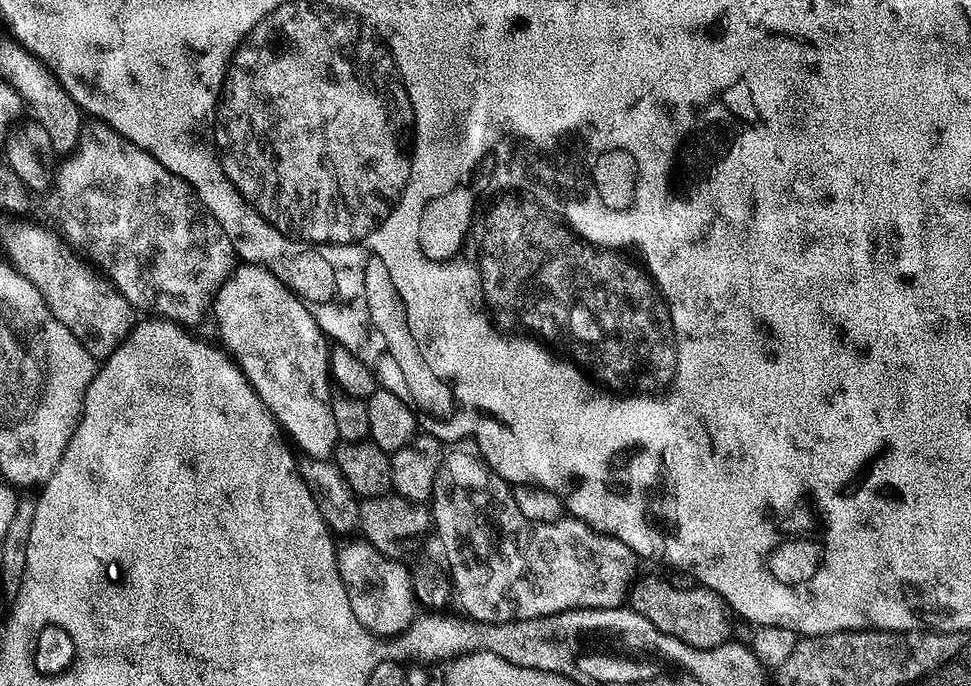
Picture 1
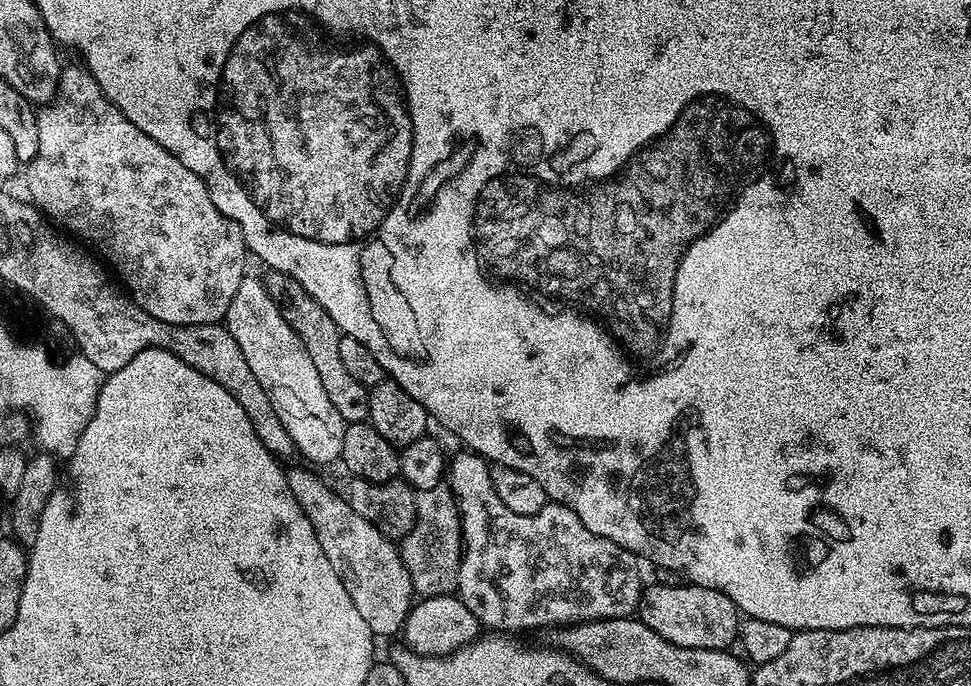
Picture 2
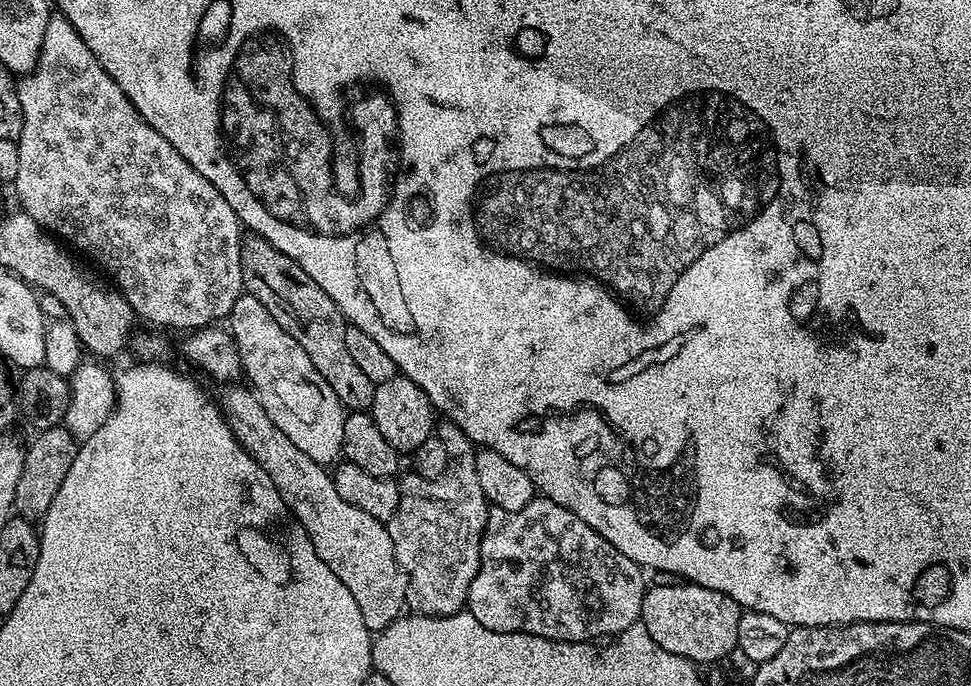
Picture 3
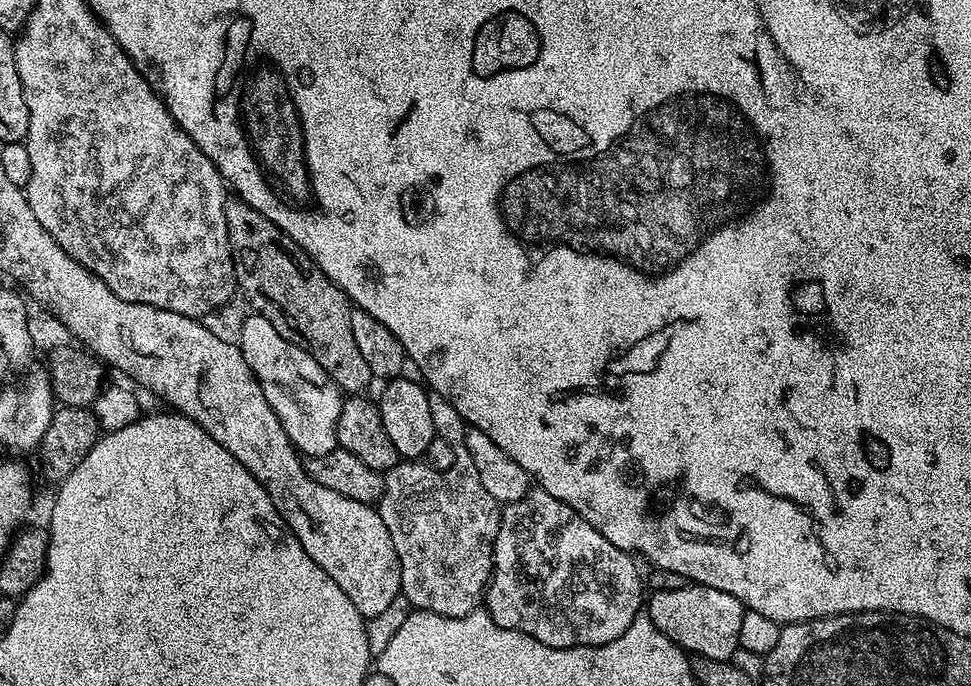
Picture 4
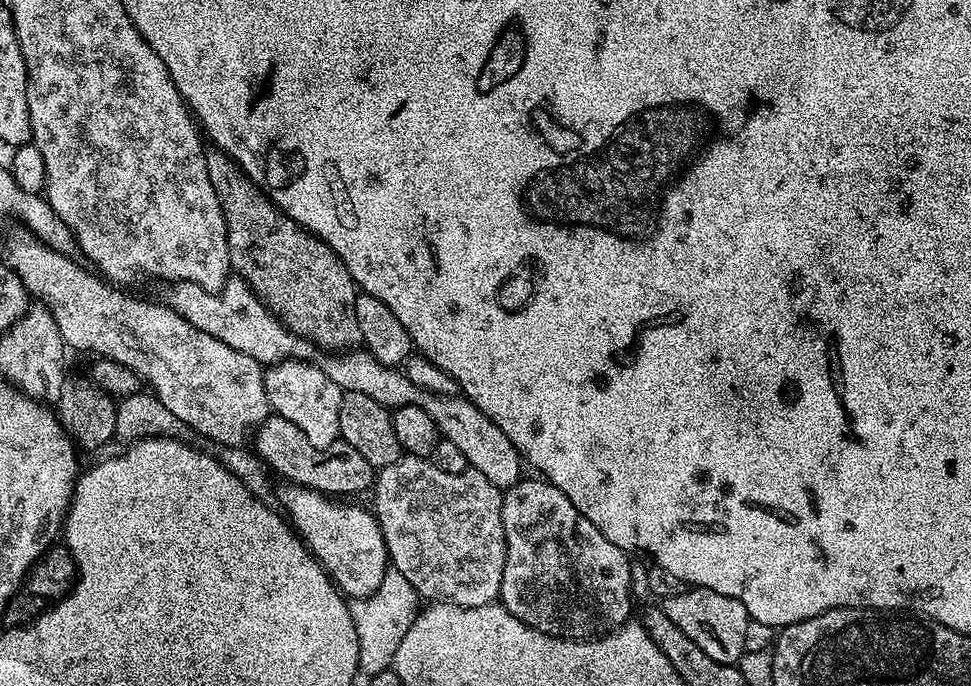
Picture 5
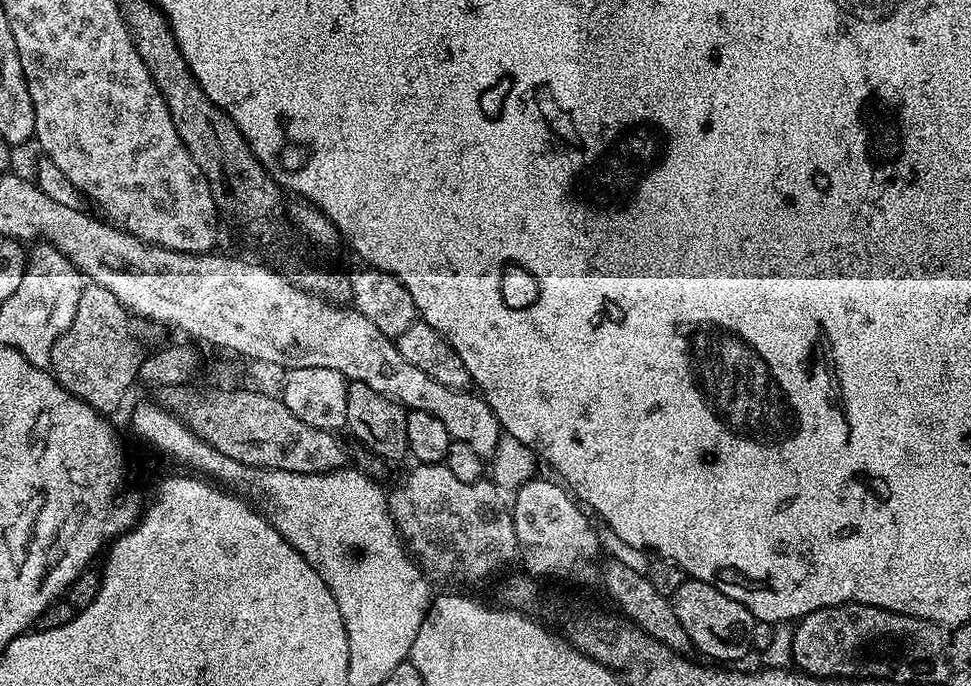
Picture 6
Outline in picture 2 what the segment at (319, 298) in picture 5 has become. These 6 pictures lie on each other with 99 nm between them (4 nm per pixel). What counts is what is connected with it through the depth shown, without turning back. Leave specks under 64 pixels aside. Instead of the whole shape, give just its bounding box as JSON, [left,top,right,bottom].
[263,271,370,425]

